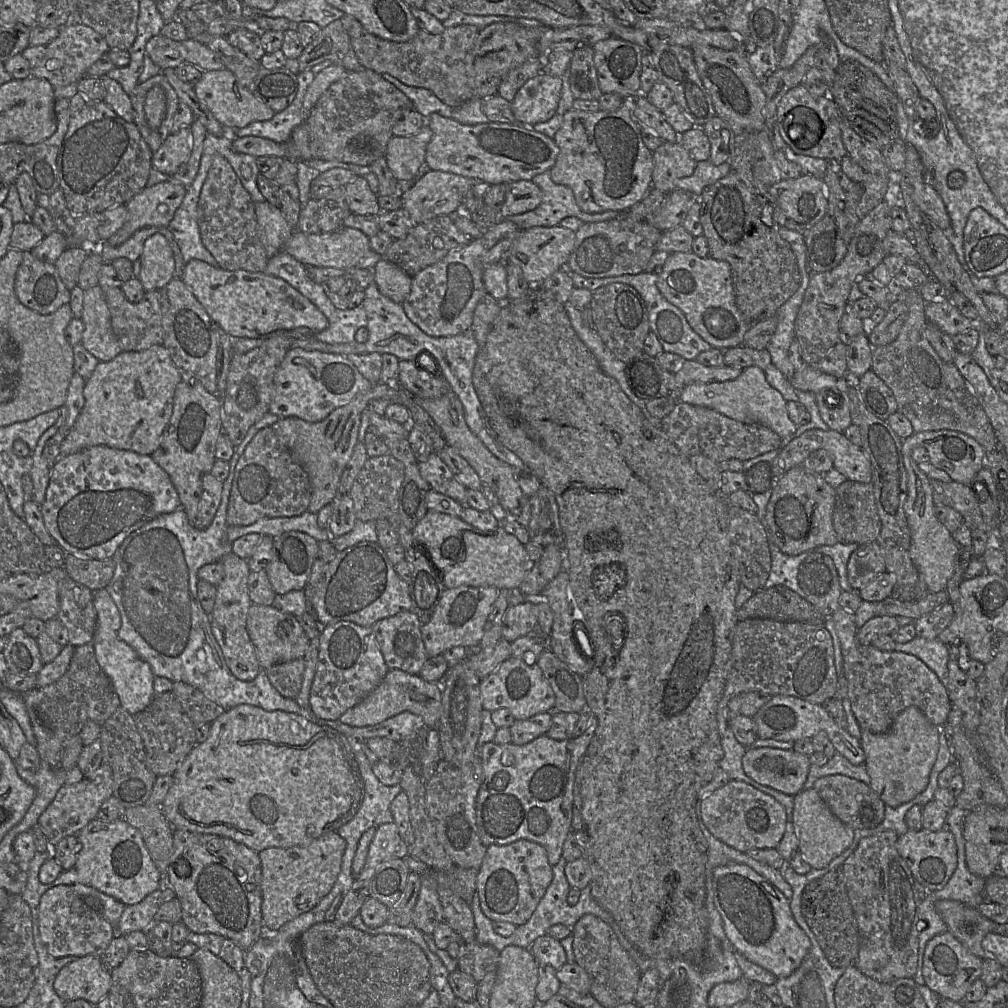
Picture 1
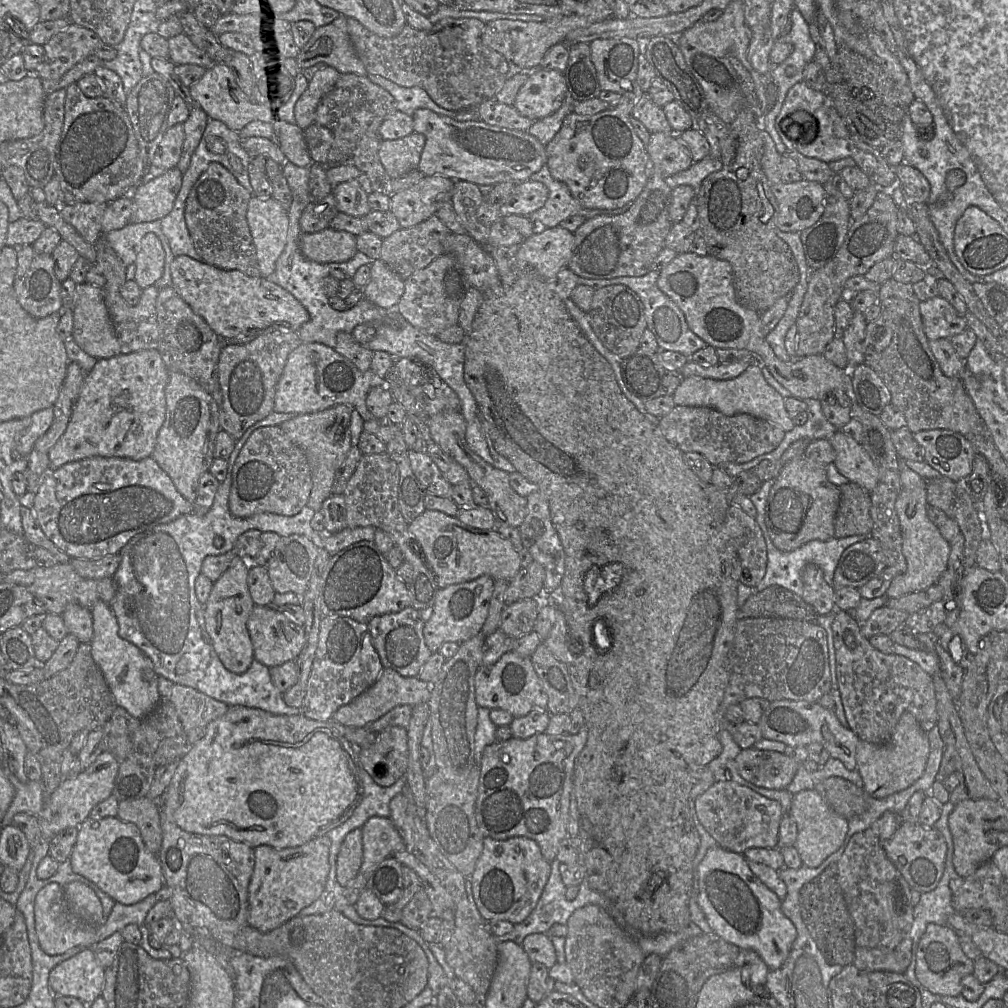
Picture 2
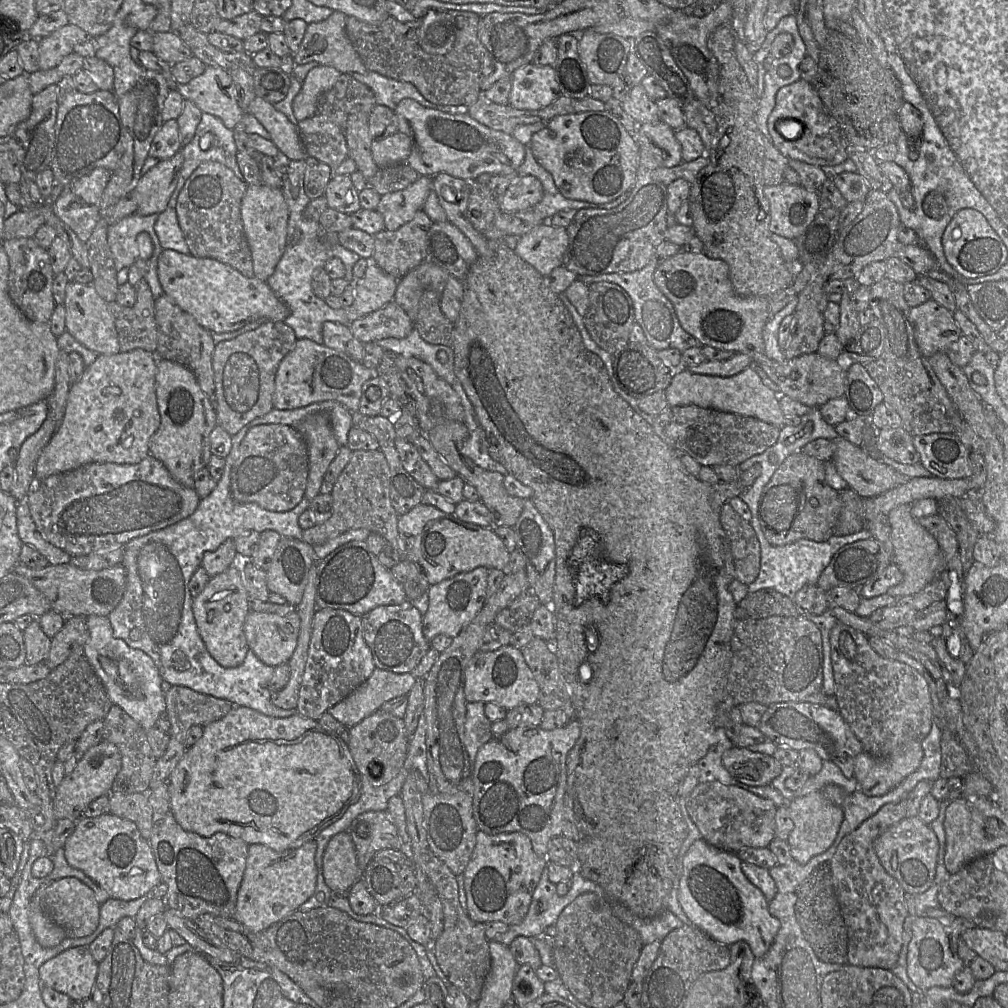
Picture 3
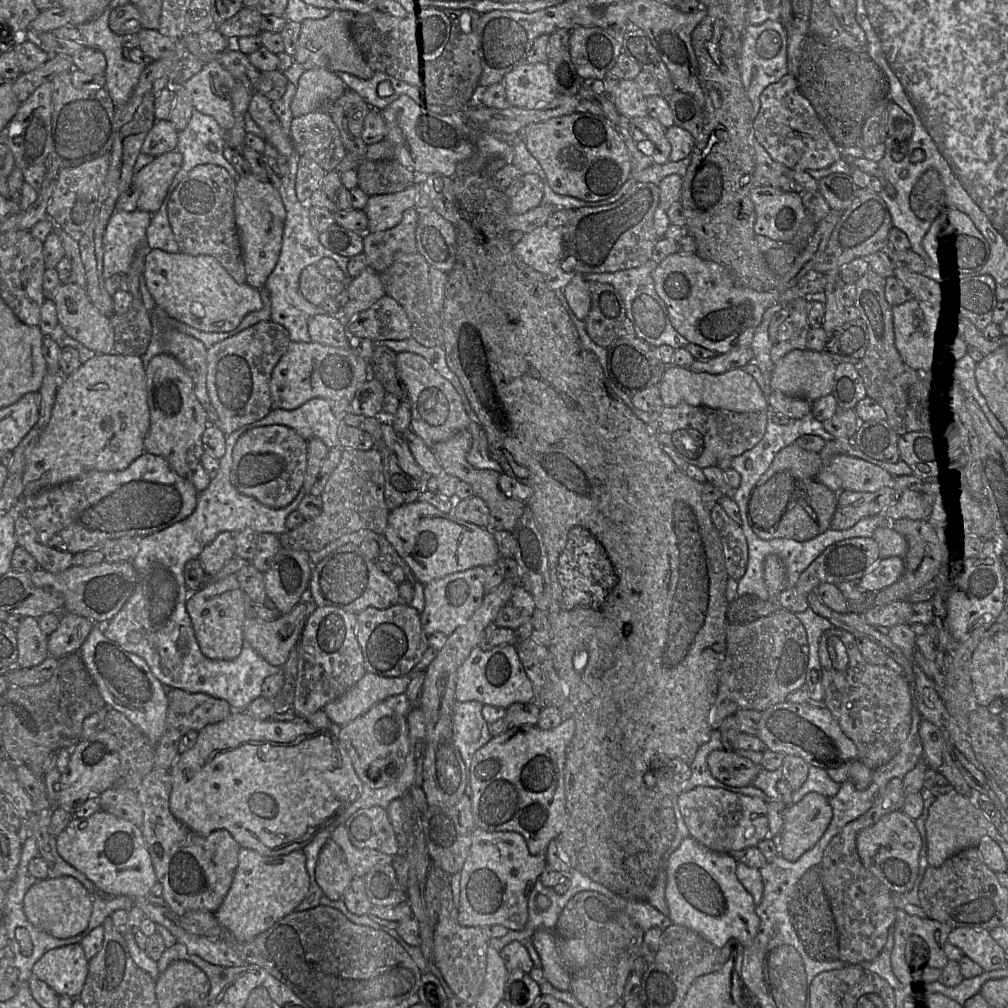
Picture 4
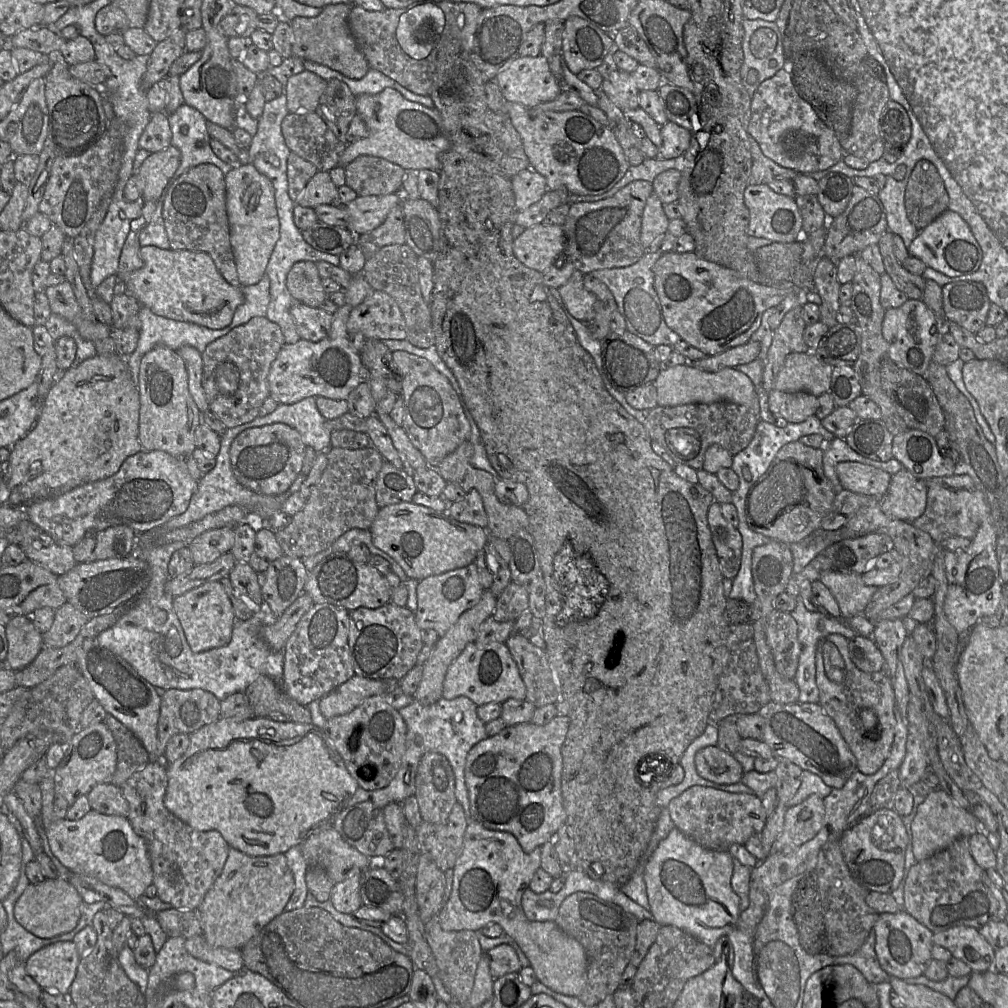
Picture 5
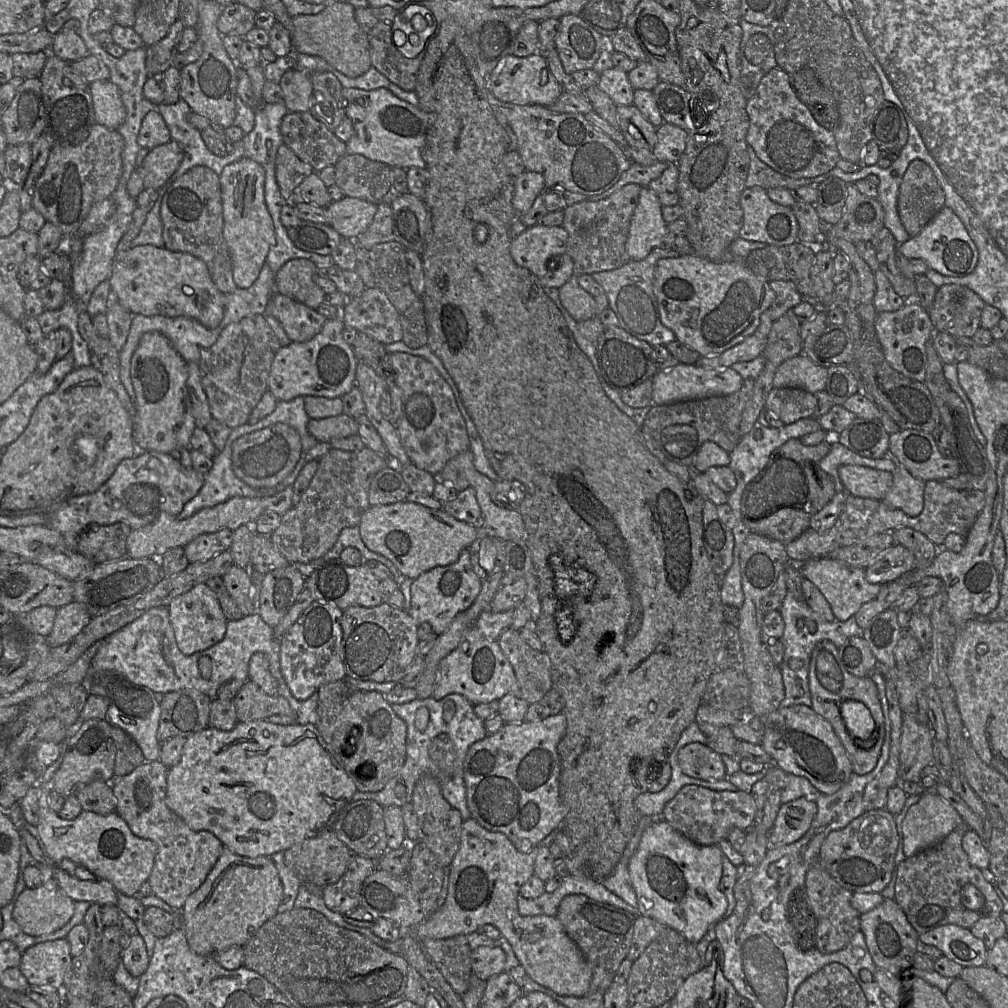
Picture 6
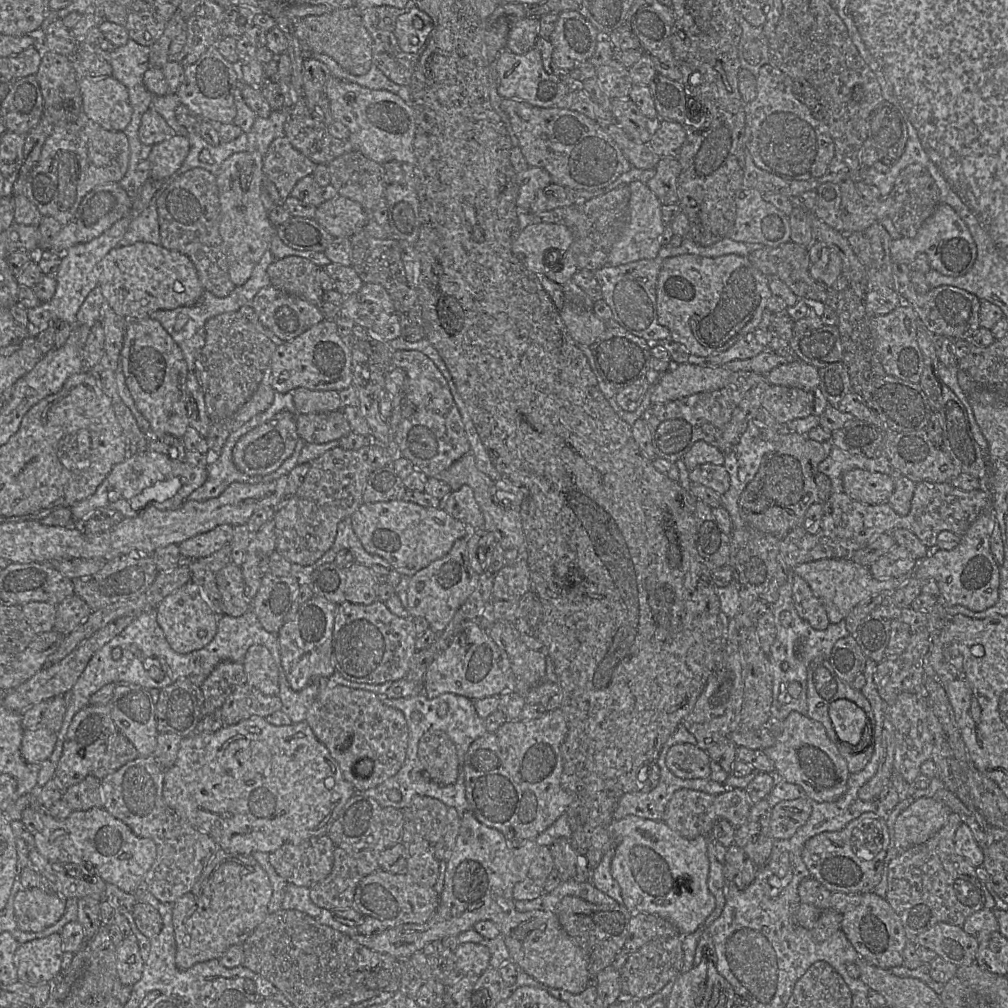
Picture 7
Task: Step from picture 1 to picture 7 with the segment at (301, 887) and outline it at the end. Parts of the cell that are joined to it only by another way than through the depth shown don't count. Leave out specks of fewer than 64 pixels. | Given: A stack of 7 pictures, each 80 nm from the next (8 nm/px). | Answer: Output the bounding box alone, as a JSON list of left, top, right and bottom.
[172,849,272,970]

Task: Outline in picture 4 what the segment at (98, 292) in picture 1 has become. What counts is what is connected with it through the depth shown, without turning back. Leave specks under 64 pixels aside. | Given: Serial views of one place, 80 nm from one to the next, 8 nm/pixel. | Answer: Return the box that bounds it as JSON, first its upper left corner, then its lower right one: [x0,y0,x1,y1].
[52,283,114,354]

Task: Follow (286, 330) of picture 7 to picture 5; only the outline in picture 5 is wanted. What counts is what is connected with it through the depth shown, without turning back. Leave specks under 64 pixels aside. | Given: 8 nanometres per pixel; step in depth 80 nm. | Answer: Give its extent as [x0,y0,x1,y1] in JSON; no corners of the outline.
[290,303,333,342]

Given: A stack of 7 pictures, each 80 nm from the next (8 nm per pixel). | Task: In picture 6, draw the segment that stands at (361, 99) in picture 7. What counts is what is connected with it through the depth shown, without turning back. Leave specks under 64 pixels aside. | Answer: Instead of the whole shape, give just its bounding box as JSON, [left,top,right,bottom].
[342,88,435,168]

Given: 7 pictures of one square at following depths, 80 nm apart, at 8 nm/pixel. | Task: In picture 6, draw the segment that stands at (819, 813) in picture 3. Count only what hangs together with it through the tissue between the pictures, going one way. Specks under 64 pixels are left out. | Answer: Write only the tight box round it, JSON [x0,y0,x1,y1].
[769,797,817,849]

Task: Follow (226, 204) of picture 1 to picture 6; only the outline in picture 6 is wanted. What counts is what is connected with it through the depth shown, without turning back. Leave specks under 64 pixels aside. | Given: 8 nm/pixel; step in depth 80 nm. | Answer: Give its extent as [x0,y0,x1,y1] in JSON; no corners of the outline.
[160,165,237,294]

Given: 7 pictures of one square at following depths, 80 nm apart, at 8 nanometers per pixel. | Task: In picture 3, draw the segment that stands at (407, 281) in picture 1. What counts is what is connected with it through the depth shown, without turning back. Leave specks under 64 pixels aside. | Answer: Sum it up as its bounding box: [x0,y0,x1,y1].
[345,259,399,319]

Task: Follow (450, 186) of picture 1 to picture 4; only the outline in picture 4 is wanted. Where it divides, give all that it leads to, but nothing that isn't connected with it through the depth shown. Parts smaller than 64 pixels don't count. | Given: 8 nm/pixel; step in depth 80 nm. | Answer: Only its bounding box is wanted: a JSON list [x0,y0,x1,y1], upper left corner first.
[363,181,416,233]

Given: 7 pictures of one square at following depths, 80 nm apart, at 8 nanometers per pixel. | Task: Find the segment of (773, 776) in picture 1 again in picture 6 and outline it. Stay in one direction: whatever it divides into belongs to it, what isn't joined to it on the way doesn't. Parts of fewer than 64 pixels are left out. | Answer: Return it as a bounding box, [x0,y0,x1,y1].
[678,742,727,780]

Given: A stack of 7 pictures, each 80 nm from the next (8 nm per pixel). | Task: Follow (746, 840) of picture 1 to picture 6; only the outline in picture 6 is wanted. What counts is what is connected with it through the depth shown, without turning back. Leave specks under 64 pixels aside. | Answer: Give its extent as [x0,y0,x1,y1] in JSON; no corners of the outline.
[662,785,757,845]

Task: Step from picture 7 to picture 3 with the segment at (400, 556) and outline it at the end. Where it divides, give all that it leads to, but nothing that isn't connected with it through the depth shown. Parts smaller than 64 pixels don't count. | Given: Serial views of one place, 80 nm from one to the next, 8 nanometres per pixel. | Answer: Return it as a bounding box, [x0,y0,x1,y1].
[398,504,510,585]

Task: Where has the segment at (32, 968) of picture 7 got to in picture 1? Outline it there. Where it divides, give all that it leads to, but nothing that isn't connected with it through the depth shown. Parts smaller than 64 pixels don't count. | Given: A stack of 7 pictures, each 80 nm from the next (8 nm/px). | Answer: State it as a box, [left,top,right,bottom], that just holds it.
[53,955,111,1005]

